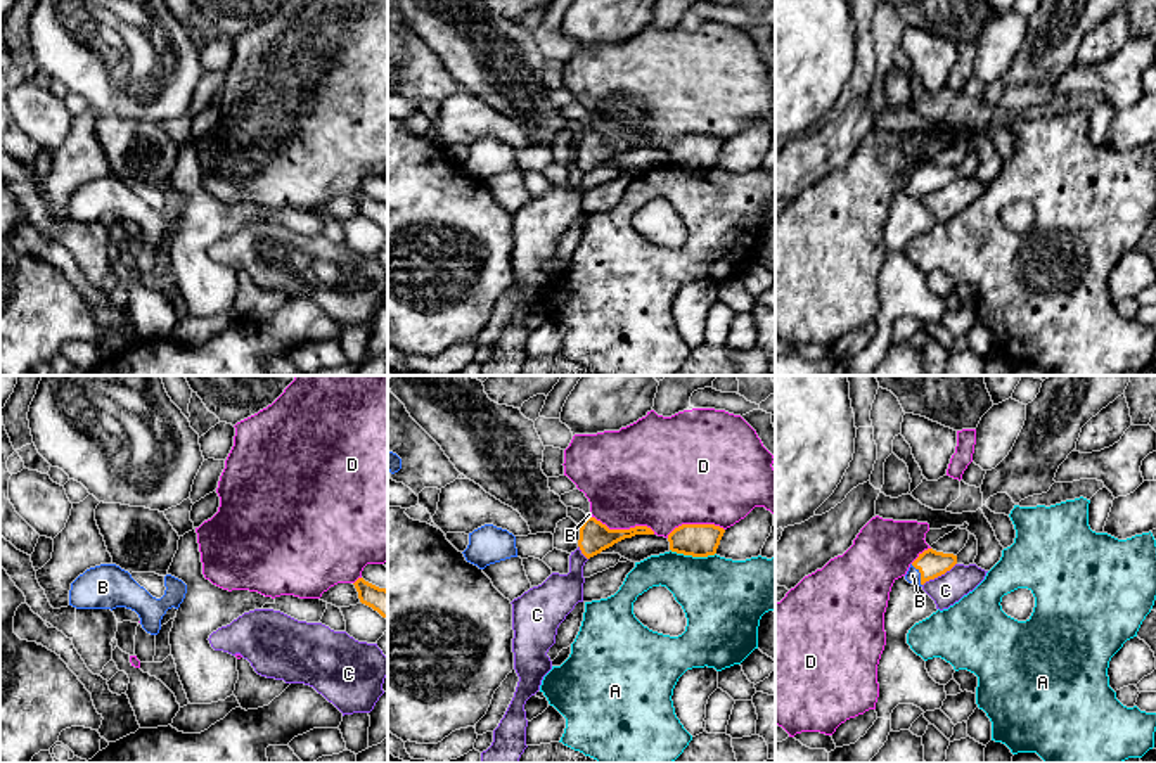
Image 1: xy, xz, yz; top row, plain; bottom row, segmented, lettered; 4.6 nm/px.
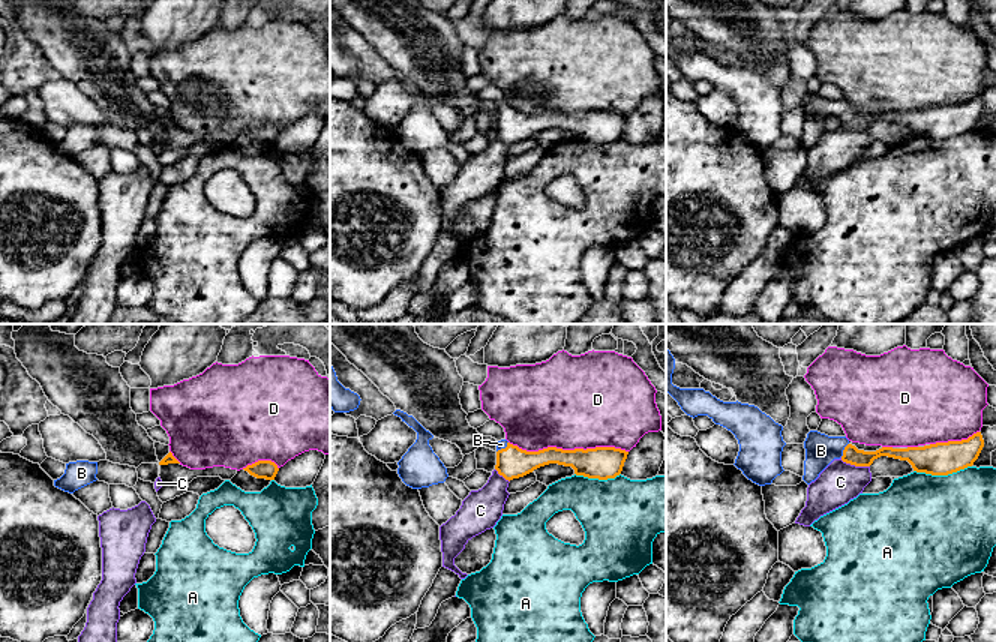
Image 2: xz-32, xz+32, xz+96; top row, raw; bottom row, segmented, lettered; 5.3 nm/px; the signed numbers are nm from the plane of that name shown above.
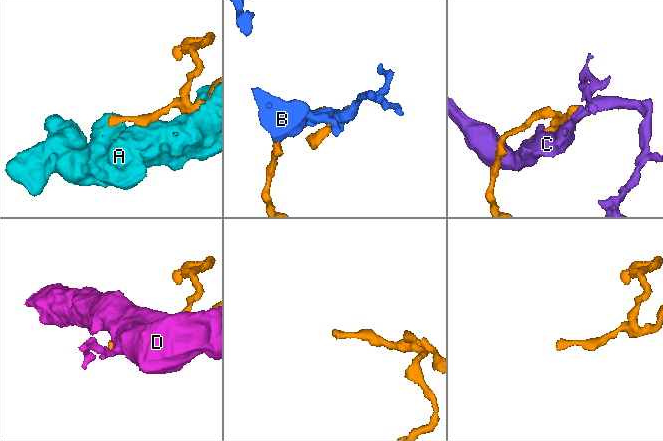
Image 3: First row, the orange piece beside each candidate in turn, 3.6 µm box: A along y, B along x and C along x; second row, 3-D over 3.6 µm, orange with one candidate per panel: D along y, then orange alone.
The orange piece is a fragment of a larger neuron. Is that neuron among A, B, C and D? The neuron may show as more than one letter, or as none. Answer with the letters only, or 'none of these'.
B

